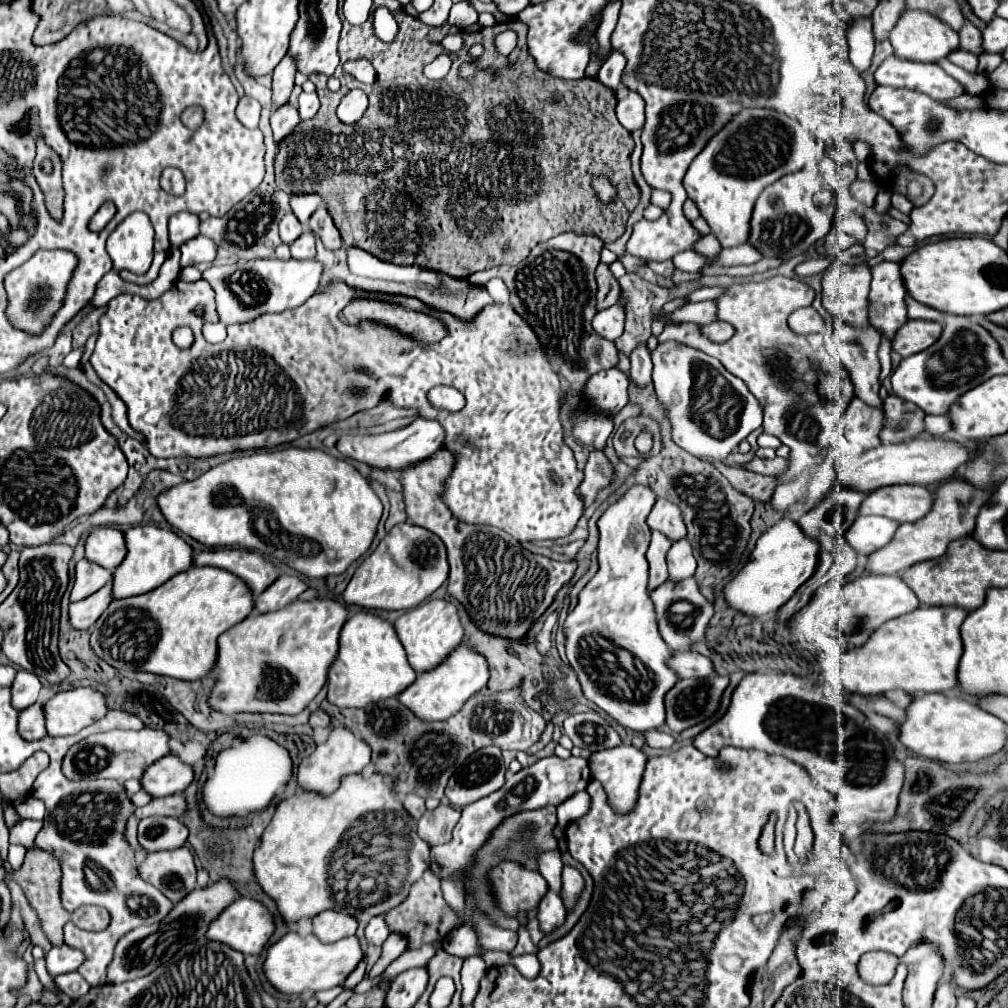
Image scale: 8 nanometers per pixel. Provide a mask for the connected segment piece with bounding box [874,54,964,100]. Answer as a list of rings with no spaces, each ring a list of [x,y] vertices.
[[[888,56],[874,72],[876,84],[908,88],[928,94],[934,100],[954,98],[964,94],[964,86],[948,76],[938,64],[914,62],[898,56]]]

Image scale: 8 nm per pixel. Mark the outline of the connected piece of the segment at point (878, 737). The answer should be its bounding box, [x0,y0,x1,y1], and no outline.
[694,672,904,820]

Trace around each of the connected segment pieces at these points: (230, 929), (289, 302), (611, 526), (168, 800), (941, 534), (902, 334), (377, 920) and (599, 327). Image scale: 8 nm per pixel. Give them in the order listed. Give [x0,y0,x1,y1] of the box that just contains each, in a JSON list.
[[206,898,272,956],[202,260,322,324],[564,486,676,732],[134,794,186,818],[866,478,990,574],[892,320,942,358],[364,916,388,946],[594,302,626,340]]

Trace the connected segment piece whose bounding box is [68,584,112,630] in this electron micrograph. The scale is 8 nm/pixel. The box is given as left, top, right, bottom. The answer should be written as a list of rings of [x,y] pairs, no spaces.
[[[106,584],[104,588],[100,588],[92,596],[88,596],[80,602],[72,602],[68,606],[70,626],[76,628],[76,630],[90,628],[94,624],[94,620],[98,620],[98,616],[108,608],[110,600],[112,600],[110,598],[110,584]]]

